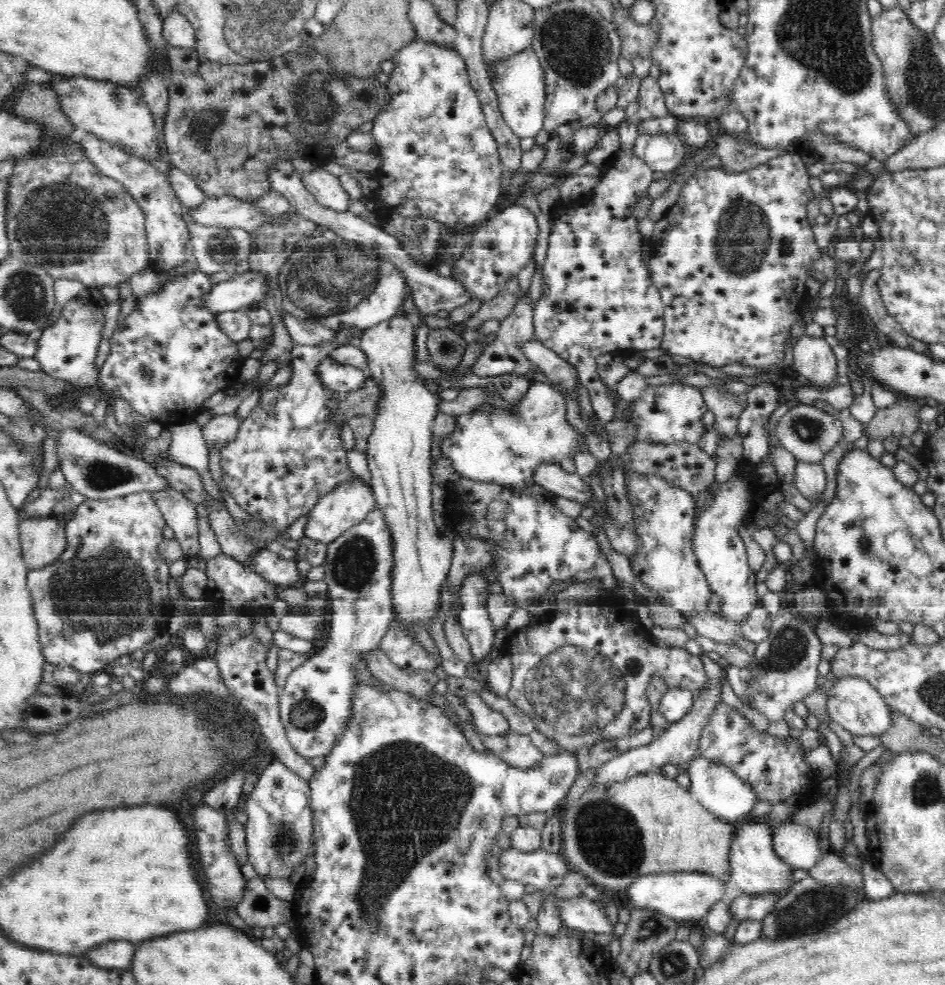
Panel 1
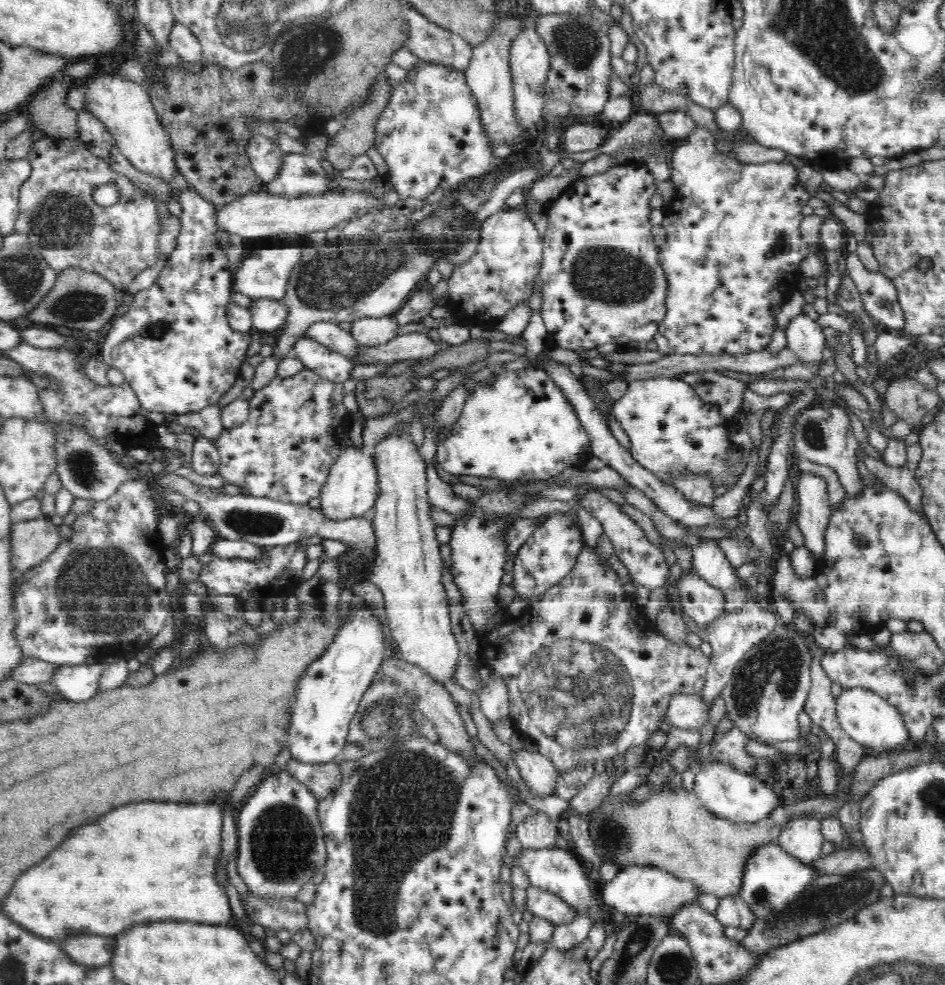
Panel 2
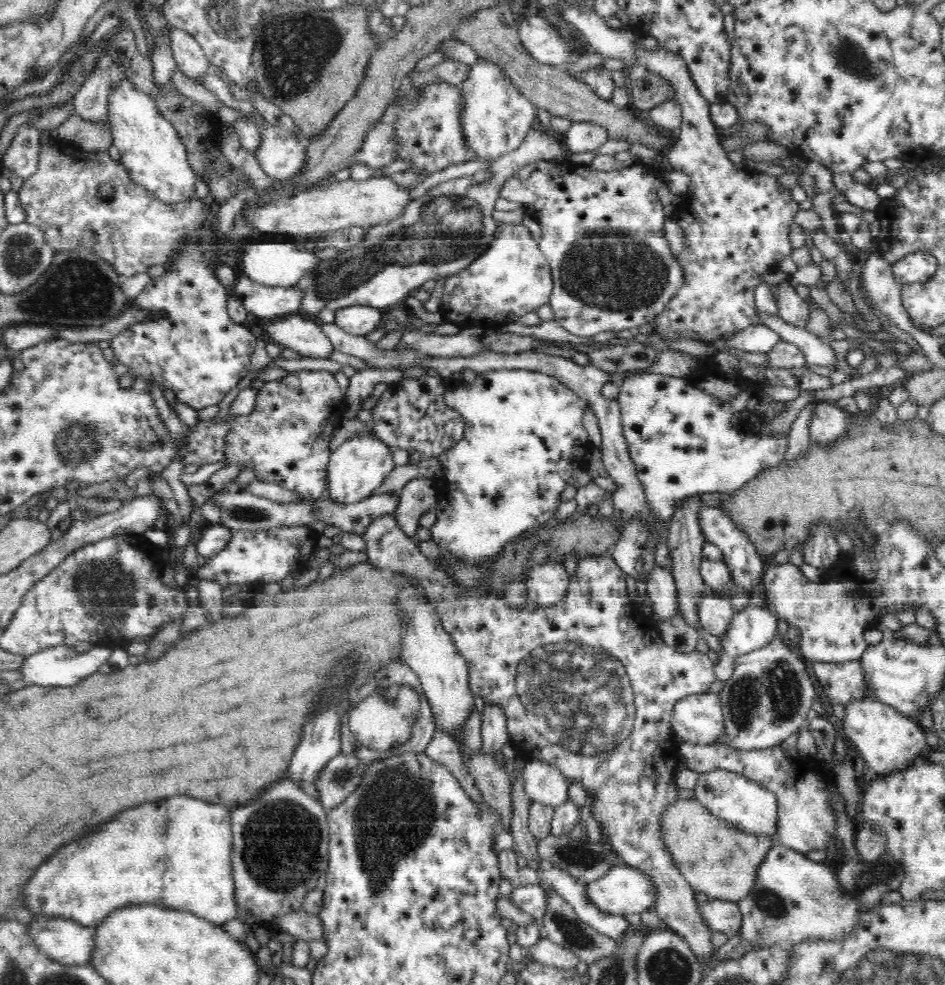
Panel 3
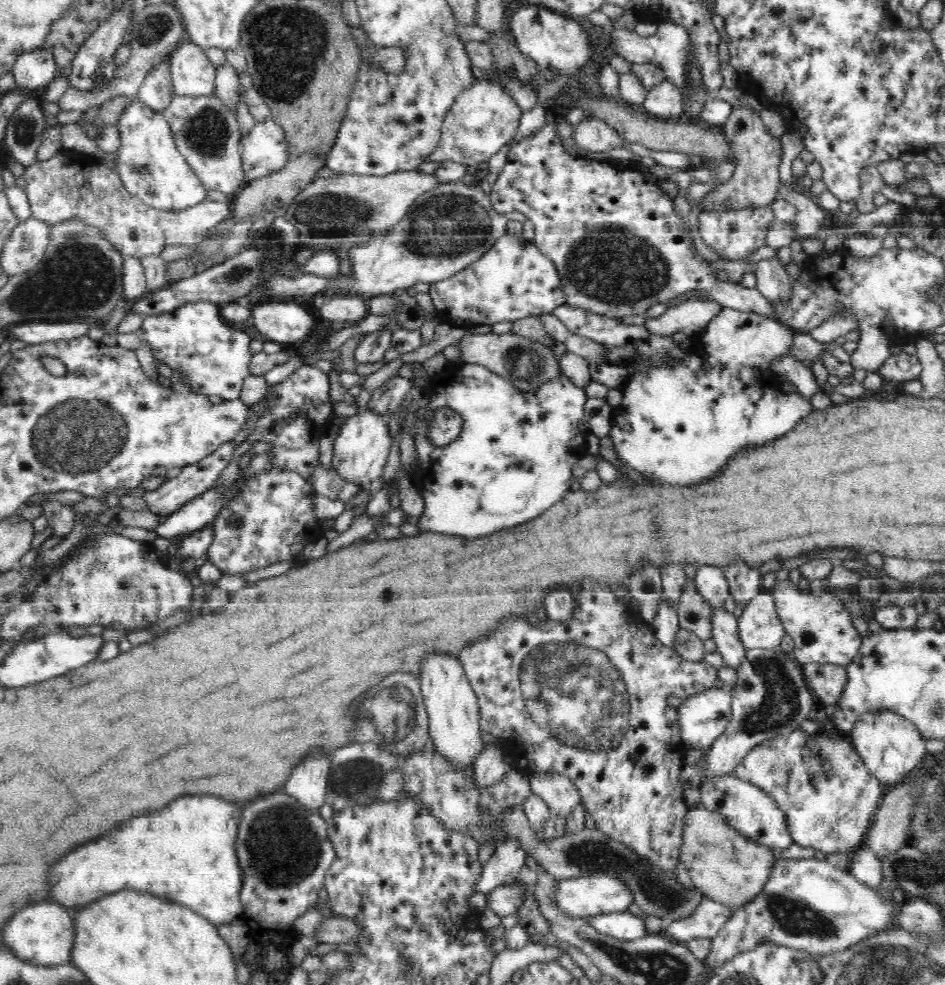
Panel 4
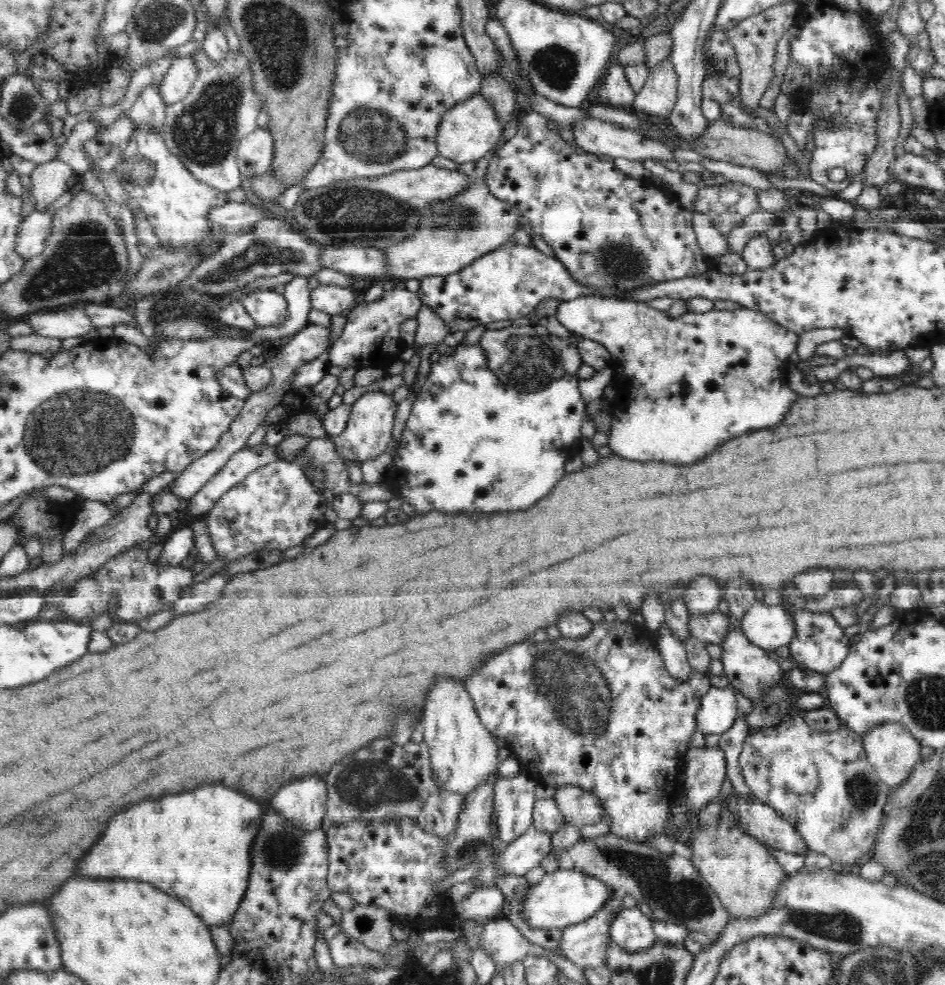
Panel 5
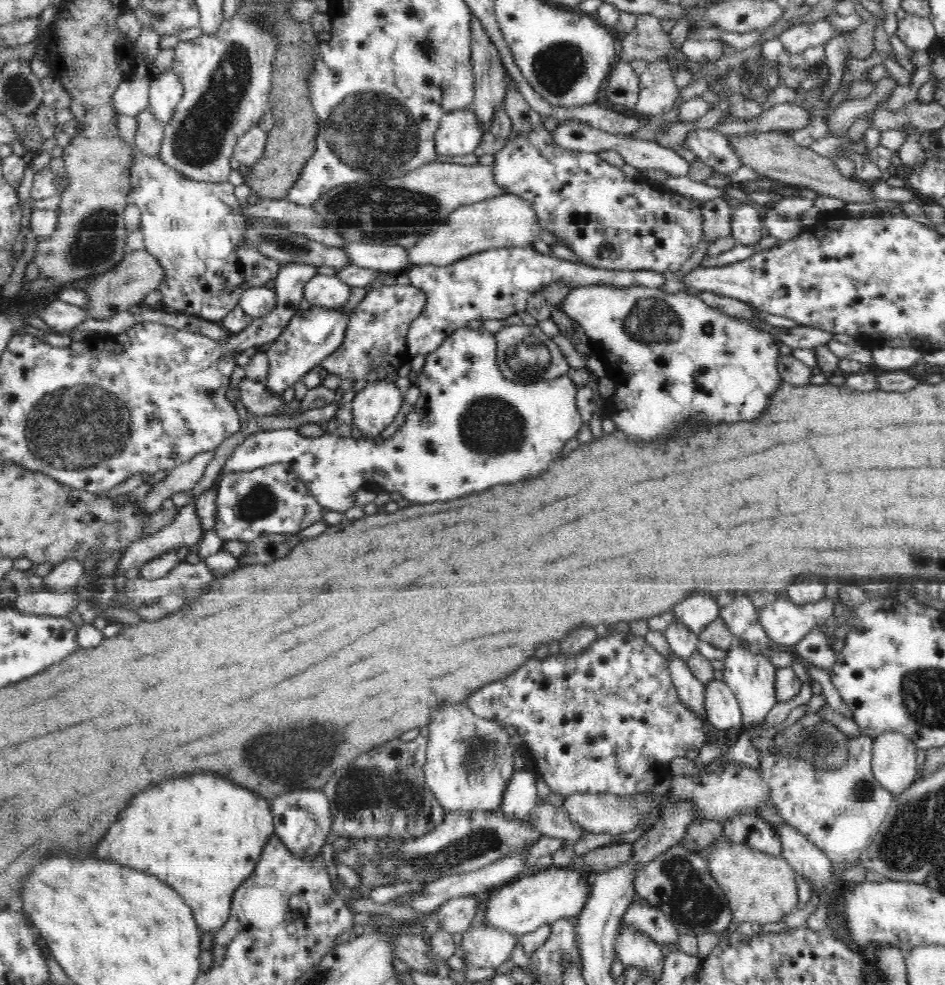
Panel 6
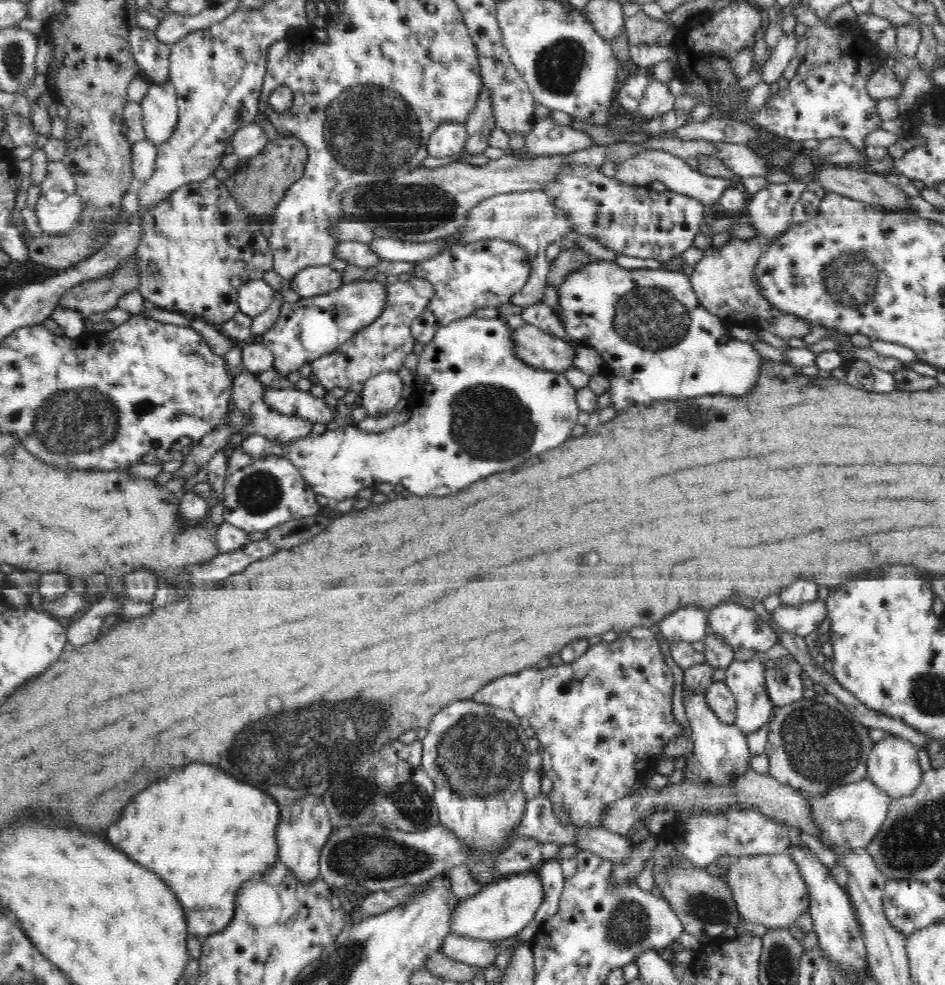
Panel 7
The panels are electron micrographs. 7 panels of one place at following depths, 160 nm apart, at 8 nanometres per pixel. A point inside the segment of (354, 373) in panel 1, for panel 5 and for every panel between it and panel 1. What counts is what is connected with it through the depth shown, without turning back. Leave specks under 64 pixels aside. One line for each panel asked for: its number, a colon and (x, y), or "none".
2: (328, 364)
3: (300, 333)
4: (281, 321)
5: (268, 308)

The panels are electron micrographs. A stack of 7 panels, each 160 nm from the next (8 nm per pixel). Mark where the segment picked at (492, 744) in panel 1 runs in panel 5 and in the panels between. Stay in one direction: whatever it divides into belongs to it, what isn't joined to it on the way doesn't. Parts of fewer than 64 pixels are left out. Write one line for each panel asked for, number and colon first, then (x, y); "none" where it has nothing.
2: (537, 770)
3: (544, 783)
4: (558, 791)
5: (579, 807)

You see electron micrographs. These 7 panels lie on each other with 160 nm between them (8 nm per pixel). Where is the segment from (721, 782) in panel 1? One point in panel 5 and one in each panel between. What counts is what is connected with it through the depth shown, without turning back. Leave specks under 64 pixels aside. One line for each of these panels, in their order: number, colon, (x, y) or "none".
2: (727, 793)
3: (751, 807)
4: (752, 811)
5: (758, 819)

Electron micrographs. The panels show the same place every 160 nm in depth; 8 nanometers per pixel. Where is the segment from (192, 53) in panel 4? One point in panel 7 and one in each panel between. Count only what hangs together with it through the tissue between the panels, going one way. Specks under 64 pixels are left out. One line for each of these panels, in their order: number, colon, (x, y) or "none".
5: (176, 84)
6: (165, 91)
7: (160, 116)

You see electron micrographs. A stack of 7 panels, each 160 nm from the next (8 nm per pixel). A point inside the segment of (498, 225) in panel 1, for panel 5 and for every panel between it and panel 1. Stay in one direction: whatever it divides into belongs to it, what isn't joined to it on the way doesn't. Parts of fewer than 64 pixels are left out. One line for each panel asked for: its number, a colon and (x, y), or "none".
2: (508, 256)
3: (511, 278)
4: (513, 280)
5: (507, 283)

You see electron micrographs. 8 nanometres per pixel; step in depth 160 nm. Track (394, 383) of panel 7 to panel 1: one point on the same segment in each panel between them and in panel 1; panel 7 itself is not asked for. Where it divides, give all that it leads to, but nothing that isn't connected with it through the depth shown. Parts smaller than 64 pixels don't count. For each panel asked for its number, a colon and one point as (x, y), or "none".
1: (348, 504)
2: (351, 490)
3: (357, 466)
4: (361, 449)
5: (368, 431)
6: (373, 409)

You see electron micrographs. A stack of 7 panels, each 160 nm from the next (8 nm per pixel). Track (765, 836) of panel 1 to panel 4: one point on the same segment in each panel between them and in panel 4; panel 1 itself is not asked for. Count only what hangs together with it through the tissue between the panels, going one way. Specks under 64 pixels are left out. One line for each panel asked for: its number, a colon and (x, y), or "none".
2: (772, 879)
3: (794, 899)
4: (836, 910)

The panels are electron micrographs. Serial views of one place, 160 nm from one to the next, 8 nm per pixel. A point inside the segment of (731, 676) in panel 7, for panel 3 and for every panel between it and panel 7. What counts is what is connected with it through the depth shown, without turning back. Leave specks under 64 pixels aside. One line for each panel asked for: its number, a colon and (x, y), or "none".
3: (715, 611)
4: (724, 625)
5: (743, 662)
6: (751, 676)

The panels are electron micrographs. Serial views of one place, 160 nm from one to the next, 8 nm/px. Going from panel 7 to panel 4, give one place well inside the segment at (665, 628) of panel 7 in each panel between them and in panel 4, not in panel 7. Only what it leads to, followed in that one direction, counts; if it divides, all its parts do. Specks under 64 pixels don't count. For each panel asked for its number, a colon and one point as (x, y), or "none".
4: (711, 583)
5: (703, 596)
6: (696, 612)

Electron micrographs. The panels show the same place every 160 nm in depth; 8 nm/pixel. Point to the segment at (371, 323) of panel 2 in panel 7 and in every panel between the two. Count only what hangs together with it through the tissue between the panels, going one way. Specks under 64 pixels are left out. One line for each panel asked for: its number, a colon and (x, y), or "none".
3: (358, 320)
4: (343, 309)
5: (333, 300)
6: (325, 291)
7: (314, 282)

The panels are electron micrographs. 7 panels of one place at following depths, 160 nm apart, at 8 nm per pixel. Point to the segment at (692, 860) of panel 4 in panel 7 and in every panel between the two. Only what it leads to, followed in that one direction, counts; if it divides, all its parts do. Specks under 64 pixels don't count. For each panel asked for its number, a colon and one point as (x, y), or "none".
5: (740, 869)
6: (760, 887)
7: (768, 889)

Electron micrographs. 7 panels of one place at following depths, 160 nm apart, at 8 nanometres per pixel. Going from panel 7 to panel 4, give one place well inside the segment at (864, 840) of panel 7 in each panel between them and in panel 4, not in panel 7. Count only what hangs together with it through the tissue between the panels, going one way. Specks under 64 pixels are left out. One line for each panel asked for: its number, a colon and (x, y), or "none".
4: (821, 784)
5: (822, 782)
6: (840, 811)

